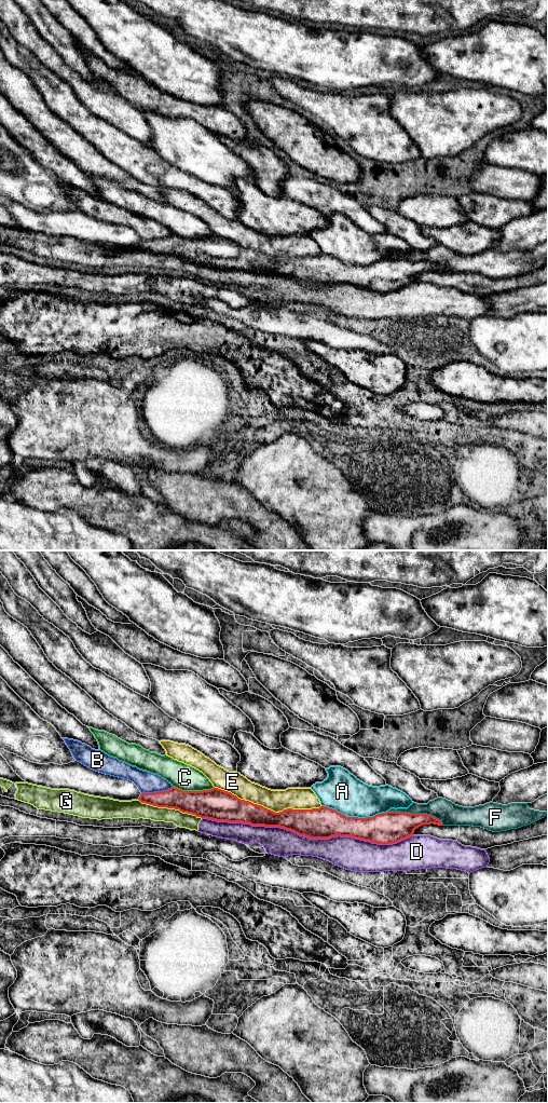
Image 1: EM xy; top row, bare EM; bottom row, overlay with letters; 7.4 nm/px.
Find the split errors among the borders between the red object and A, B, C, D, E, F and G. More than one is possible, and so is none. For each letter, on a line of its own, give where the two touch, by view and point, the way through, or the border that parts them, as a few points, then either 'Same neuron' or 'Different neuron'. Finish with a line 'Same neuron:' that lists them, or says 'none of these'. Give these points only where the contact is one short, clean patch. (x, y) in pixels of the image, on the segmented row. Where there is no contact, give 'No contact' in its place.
A: Touches red at xy (355, 817). Different neuron
B: Touches red at xy (156, 792). Different neuron
C: Touches red at xy (193, 791). Different neuron
D: Touches red at xy (307, 836). Different neuron
E: Touches red at xy (266, 808). Different neuron
F: Touches red at xy (416, 814). Different neuron
G: Touches red at xy (169, 807). Boundary: xy (138, 799), (141, 802), (158, 806), (178, 808), (201, 818). Different neuron
Same neuron: none of these

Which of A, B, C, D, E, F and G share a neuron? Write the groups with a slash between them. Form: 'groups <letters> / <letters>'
groups A / B / C / D G / E / F

